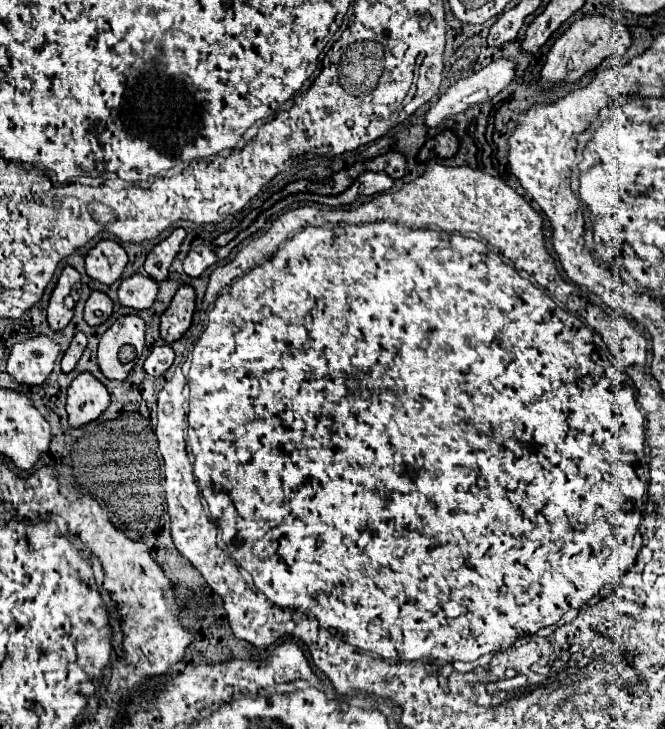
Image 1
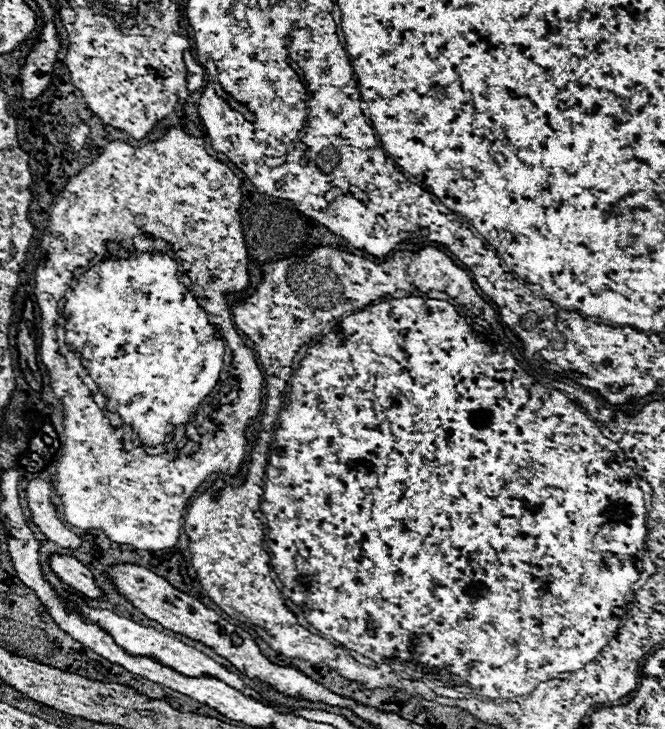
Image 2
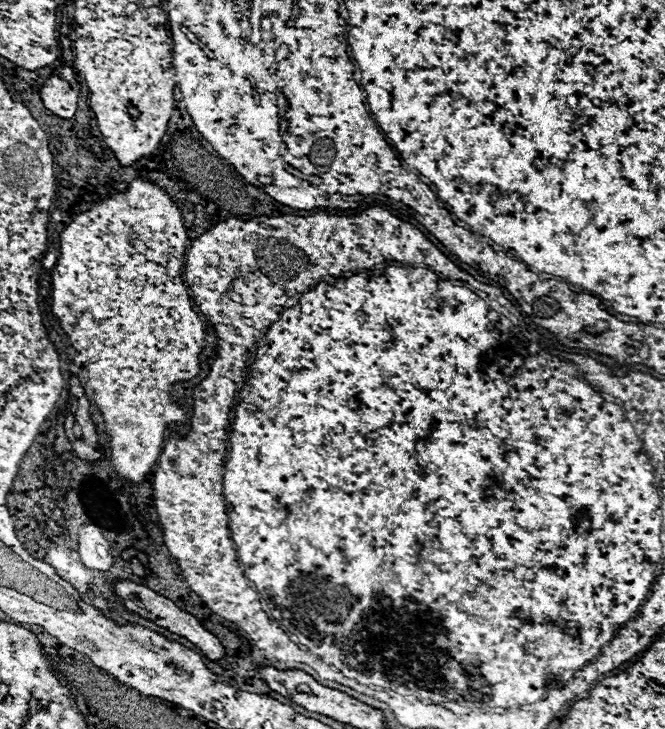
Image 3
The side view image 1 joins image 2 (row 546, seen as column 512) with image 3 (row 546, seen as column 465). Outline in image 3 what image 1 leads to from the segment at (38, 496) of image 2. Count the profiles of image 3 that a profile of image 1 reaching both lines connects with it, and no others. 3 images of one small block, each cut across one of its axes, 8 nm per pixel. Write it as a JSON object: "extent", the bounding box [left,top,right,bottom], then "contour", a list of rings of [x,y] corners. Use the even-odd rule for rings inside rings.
{"extent":[78,524,114,572],"contour":[[[86,524],[80,528],[78,554],[84,566],[88,566],[90,570],[106,572],[114,564],[114,556],[110,554],[110,544],[102,536],[100,528],[94,524]]]}

